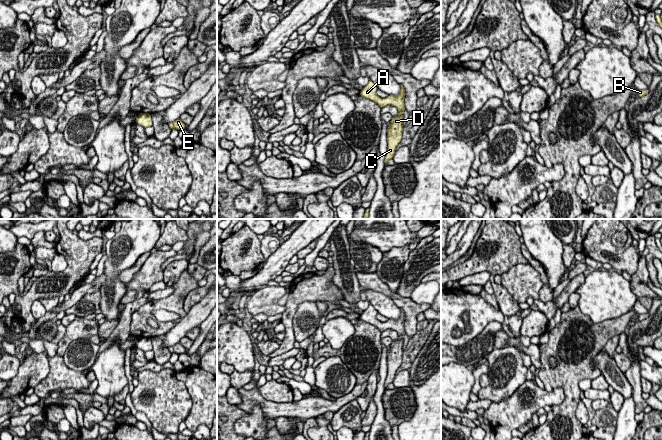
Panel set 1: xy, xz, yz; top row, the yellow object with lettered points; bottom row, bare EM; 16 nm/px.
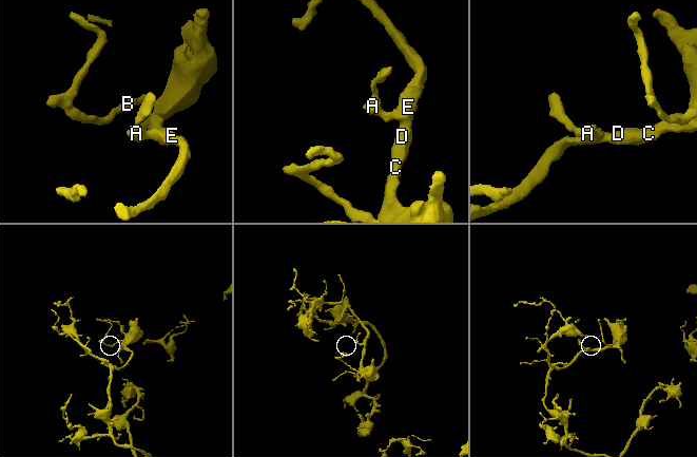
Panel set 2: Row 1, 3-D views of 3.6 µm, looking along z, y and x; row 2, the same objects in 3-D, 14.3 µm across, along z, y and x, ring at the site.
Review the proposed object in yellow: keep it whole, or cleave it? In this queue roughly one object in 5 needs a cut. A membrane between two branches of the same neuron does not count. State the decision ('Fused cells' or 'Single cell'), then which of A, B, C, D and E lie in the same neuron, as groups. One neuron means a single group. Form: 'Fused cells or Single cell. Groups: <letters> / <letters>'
Single cell. Groups: A B C D E

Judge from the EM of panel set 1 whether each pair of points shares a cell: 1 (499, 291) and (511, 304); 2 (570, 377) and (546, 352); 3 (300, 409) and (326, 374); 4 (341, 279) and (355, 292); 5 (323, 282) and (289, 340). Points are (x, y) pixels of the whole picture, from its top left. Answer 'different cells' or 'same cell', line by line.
1: same cell
2: same cell
3: different cells
4: same cell
5: same cell

